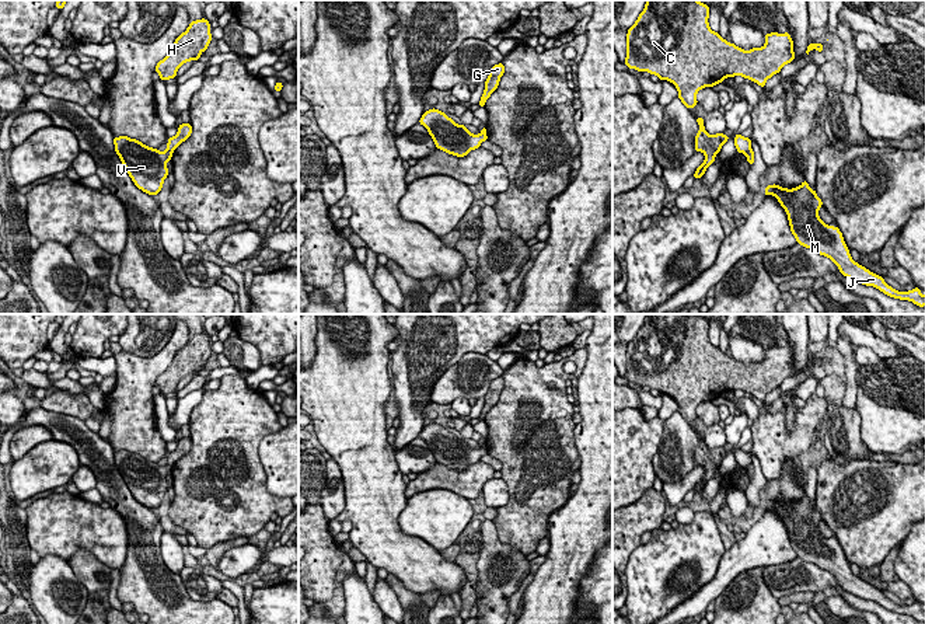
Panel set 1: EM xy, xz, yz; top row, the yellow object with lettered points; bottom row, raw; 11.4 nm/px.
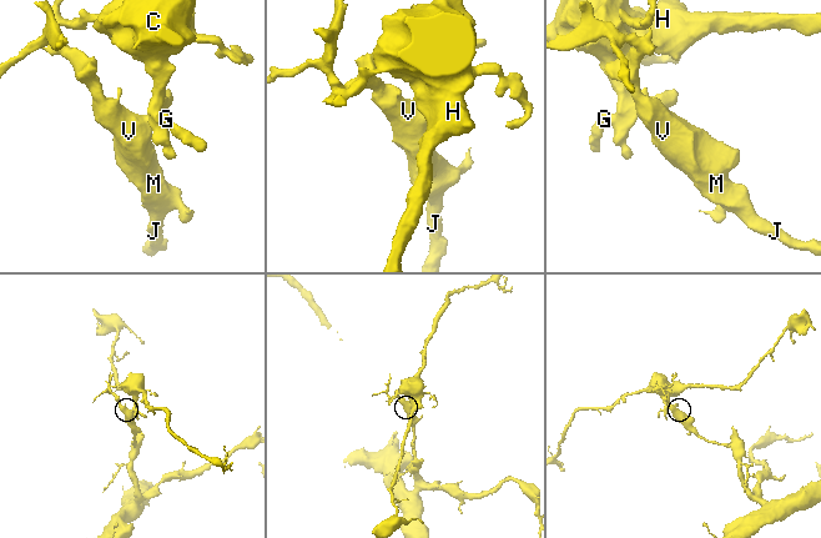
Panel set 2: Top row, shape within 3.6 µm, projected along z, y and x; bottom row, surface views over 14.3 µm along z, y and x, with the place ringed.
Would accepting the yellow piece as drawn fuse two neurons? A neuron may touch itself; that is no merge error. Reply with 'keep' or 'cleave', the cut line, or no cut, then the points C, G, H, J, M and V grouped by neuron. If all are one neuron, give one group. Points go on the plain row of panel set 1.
cleave | xy (167, 463), (171, 467) | C G H / J M V

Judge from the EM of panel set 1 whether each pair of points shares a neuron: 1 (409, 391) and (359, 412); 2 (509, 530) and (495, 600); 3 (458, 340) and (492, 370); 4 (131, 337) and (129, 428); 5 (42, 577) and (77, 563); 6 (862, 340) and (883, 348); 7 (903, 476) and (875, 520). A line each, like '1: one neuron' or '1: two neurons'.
1: two neurons
2: two neurons
3: two neurons
4: two neurons
5: two neurons
6: one neuron
7: one neuron

